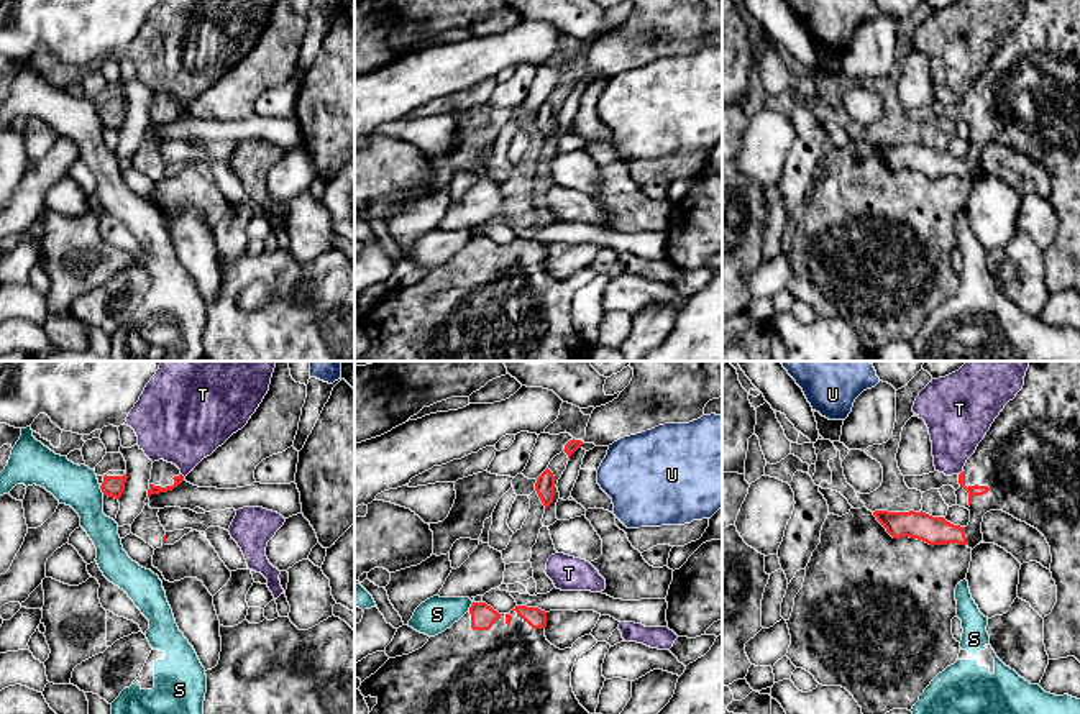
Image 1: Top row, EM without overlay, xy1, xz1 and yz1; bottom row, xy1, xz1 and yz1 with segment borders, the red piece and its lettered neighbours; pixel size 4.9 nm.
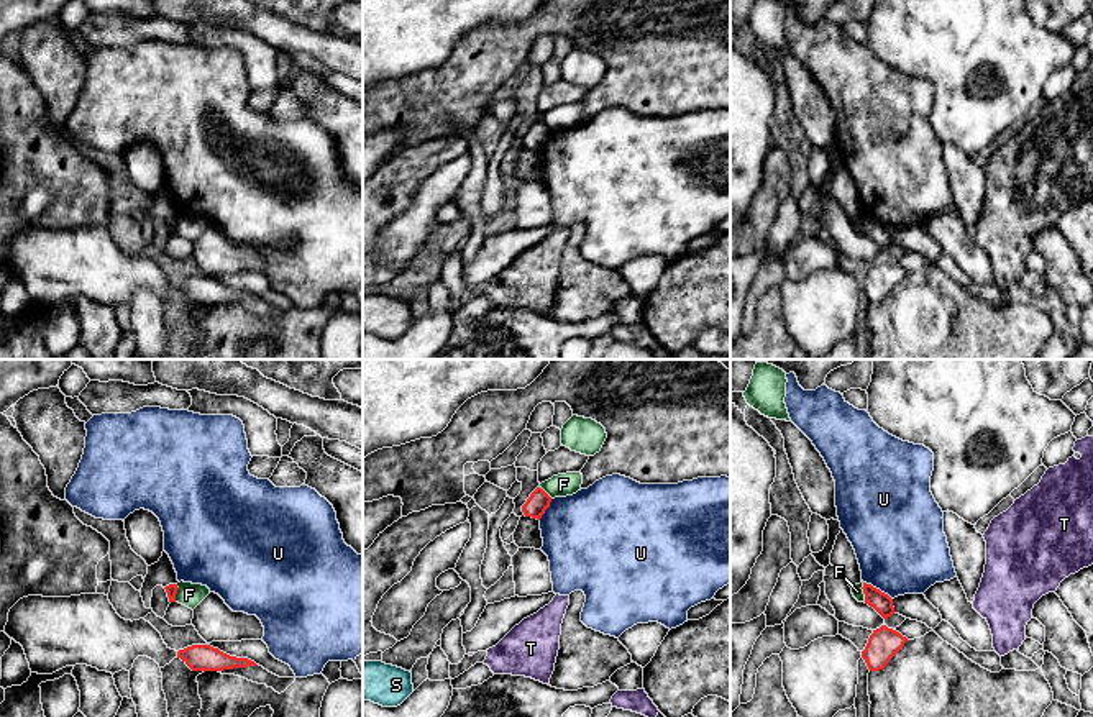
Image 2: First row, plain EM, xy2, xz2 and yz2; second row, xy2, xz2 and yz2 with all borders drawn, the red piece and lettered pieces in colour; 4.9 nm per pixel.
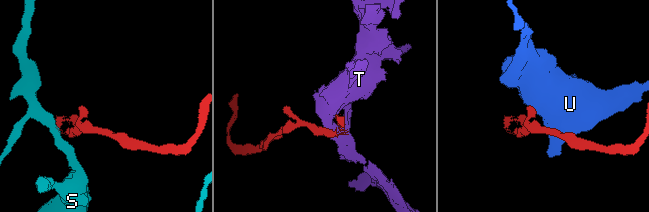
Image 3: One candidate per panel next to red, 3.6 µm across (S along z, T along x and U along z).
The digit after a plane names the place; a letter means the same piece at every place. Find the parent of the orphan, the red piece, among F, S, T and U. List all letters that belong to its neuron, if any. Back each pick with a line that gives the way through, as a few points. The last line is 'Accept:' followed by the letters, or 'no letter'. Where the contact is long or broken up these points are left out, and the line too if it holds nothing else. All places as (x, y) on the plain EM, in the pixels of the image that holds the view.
Accept: no letter

